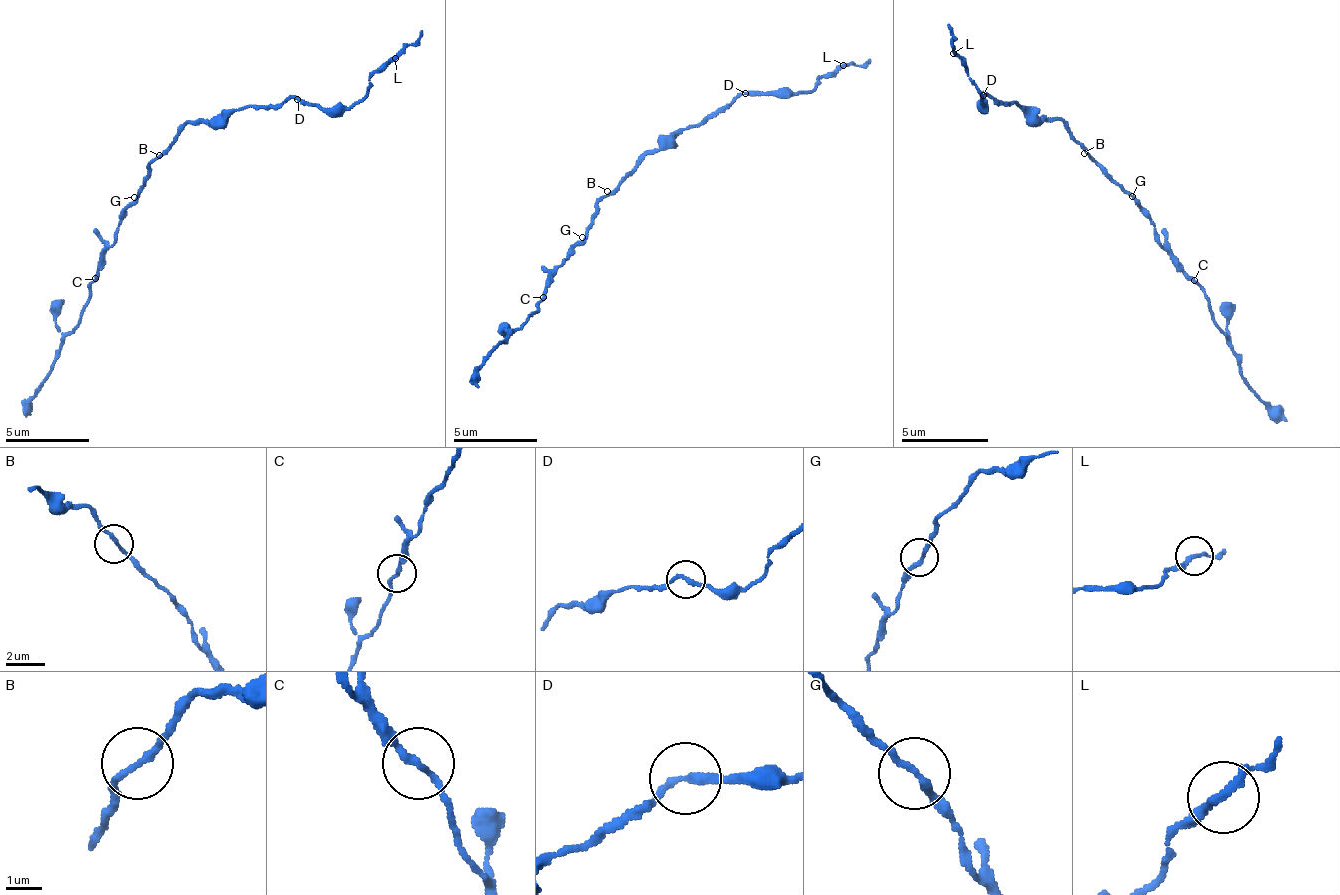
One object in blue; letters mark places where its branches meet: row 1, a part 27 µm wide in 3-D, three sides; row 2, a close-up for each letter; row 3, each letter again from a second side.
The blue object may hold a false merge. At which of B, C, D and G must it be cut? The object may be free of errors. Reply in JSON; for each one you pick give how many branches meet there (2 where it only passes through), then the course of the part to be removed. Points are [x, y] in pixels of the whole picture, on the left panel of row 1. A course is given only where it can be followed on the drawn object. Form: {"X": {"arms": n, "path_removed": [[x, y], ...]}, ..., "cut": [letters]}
{"cut": []}

